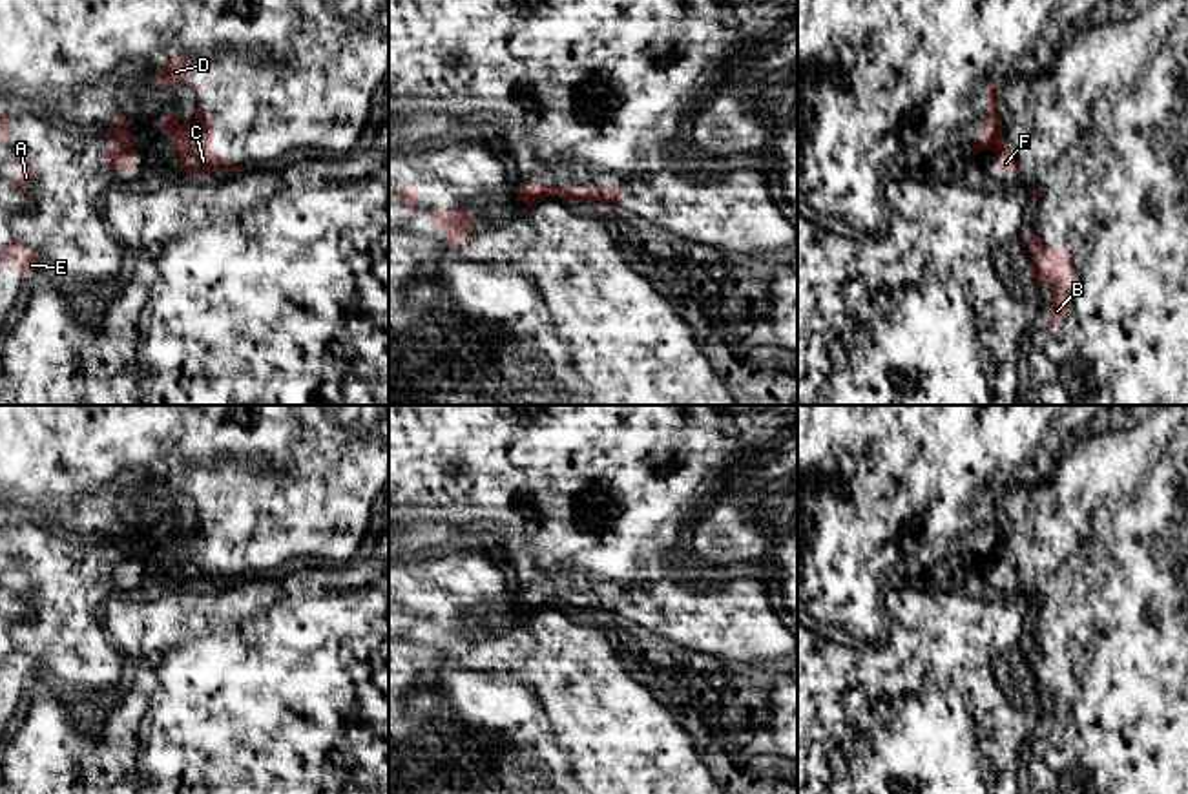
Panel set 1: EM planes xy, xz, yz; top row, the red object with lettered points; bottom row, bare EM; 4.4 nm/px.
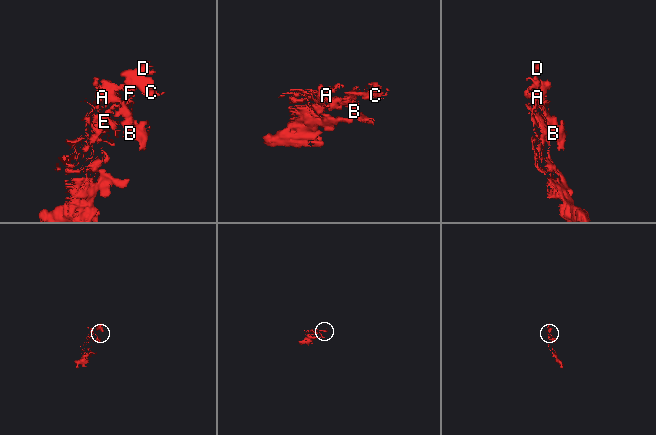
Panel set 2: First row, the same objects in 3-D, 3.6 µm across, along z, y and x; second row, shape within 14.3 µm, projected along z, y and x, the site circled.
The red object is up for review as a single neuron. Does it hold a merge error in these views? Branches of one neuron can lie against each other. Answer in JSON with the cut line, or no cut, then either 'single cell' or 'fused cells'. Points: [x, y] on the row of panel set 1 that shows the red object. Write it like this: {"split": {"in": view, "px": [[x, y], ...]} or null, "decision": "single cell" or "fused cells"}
{"split": {"in": "yz", "px": [[1000, 128], [990, 148]]}, "decision": "fused cells"}

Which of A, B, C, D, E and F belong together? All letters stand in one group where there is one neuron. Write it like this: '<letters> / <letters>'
A B E F / C D

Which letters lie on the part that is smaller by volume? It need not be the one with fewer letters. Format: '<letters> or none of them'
C, D

